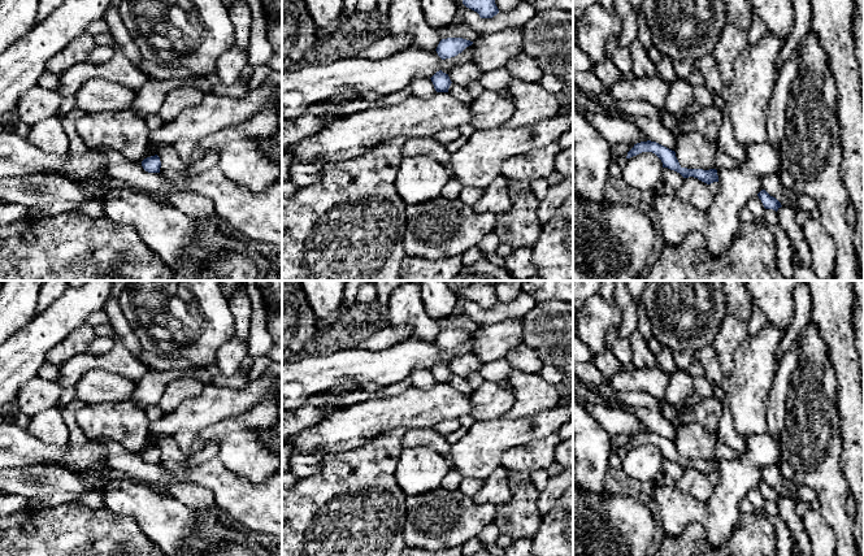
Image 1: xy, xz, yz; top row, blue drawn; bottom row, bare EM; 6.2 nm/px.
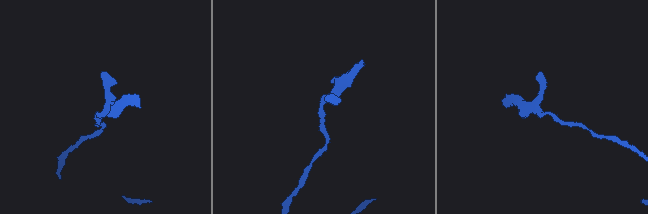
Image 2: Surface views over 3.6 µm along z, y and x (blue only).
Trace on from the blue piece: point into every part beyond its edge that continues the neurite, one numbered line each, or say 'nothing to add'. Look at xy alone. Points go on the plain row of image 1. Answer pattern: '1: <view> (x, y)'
nothing to add

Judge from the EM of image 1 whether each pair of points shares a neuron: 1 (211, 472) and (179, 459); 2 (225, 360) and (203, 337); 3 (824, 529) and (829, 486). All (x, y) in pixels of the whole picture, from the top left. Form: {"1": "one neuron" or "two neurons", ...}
{"1": "one neuron", "2": "two neurons", "3": "two neurons"}

